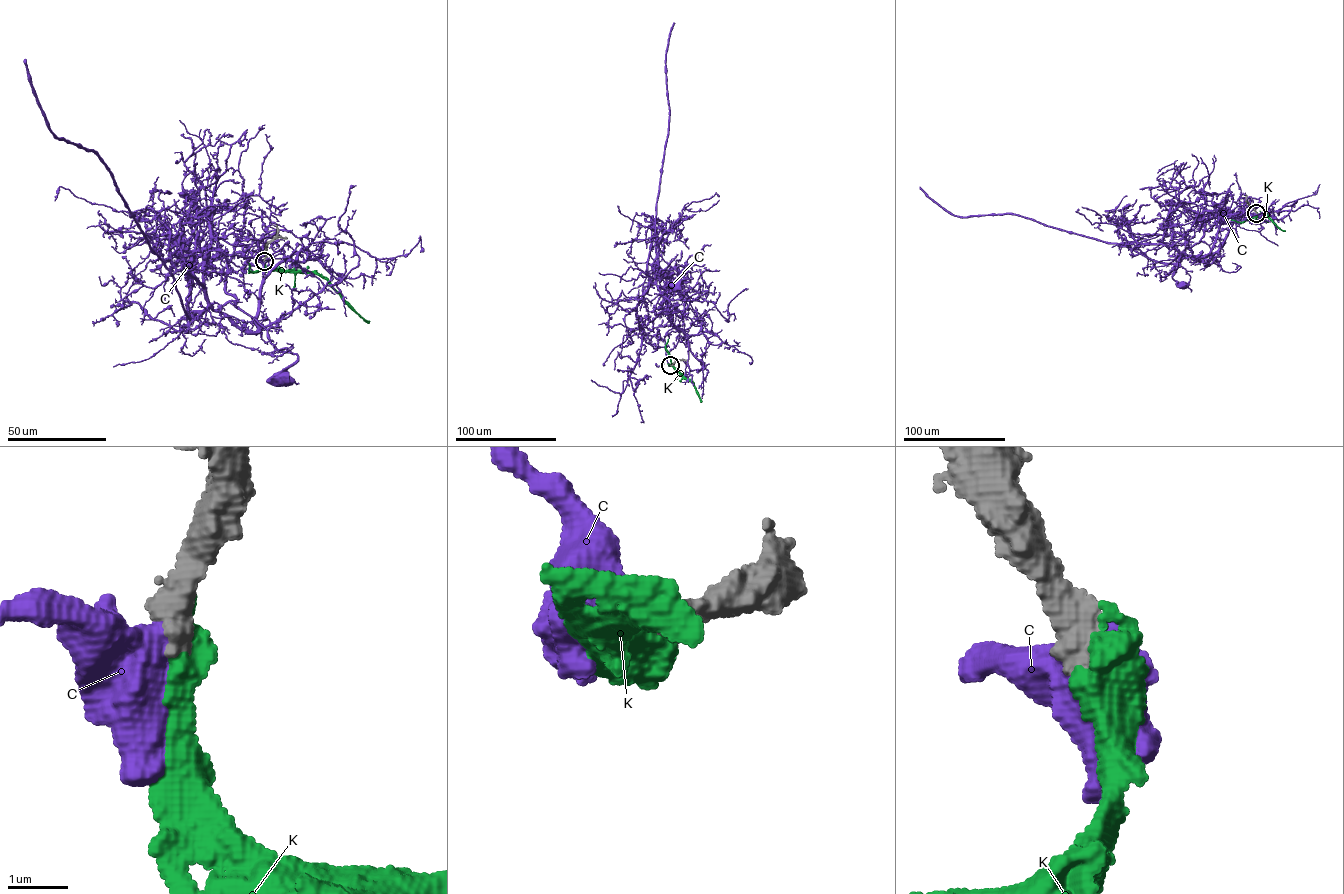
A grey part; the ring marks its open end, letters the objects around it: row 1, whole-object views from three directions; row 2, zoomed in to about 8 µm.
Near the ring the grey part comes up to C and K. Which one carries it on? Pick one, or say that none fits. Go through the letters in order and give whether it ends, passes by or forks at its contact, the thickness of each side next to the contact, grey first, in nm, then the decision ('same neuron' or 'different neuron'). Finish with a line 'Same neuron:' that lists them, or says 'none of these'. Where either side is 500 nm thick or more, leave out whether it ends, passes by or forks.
C: 700/650 nm | different neuron
K: 650/700 nm | same neuron
Same neuron: K

